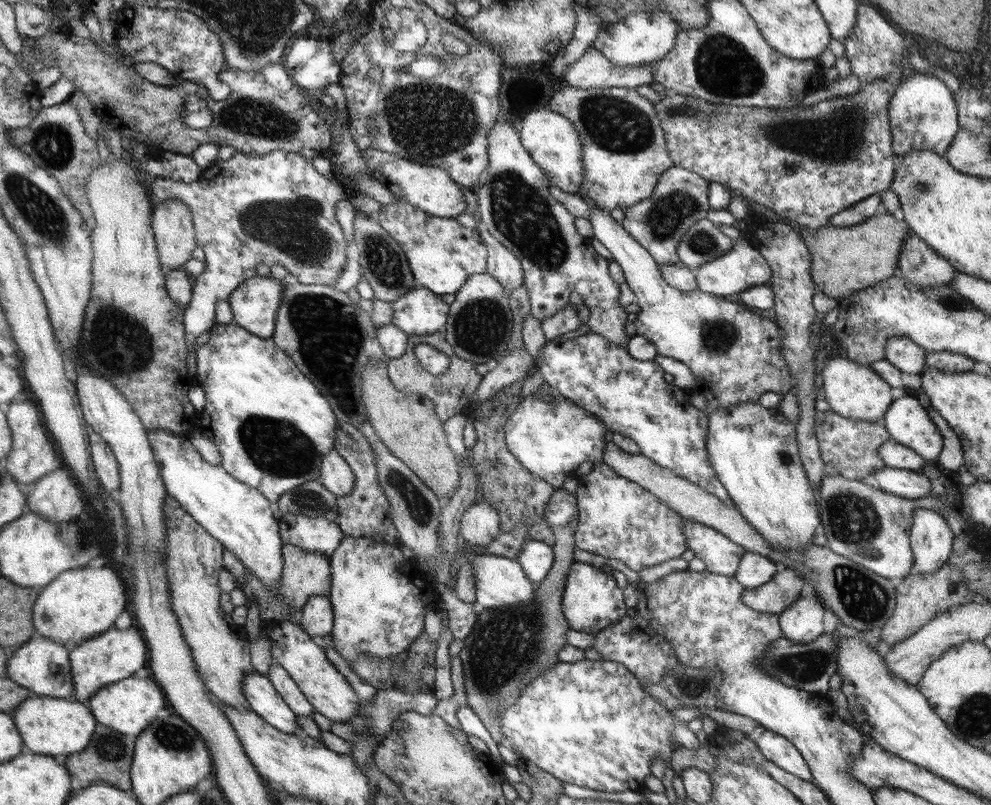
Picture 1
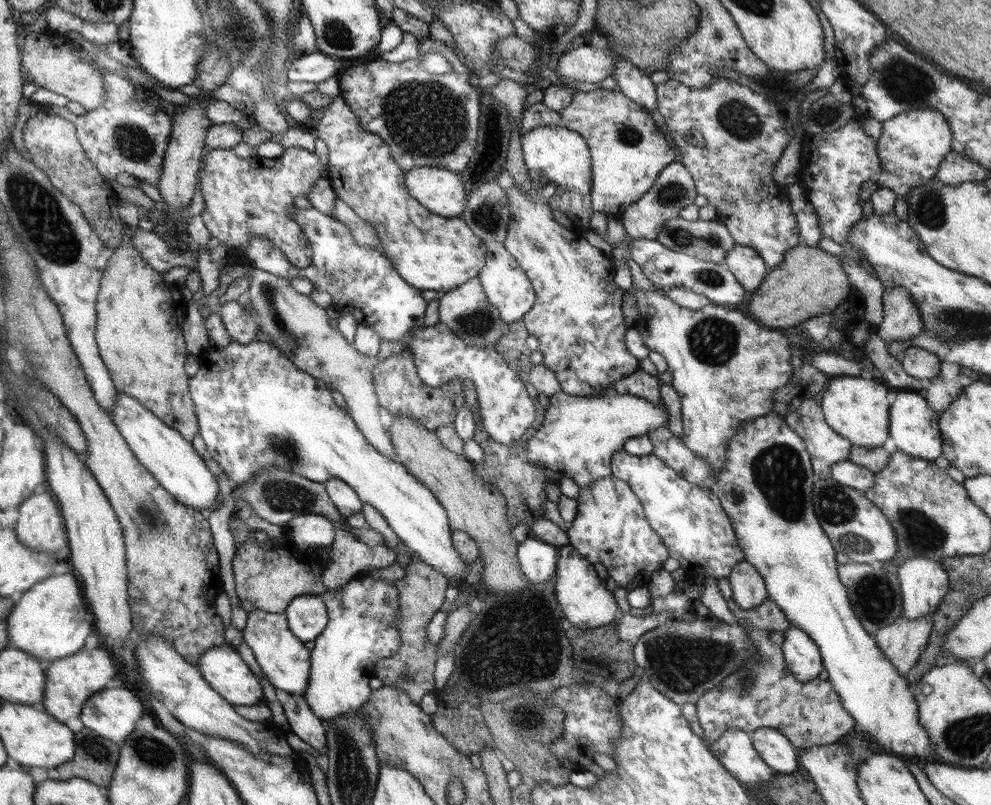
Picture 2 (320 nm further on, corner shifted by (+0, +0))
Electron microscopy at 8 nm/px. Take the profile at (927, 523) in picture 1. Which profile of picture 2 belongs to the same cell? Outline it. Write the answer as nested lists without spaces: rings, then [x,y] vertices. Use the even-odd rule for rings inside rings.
[[[908,559],[900,563],[895,576],[900,583],[903,617],[908,620],[934,613],[948,593],[948,573],[930,559]]]

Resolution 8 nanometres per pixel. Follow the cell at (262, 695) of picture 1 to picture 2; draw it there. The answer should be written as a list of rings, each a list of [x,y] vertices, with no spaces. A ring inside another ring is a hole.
[[[213,646],[202,654],[197,665],[200,675],[232,705],[254,706],[264,701],[259,679],[236,649]]]

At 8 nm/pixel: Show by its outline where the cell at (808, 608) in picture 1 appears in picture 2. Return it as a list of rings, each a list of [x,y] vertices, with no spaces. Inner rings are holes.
[[[790,625],[785,632],[781,651],[786,669],[798,682],[808,682],[819,678],[824,670],[821,652],[815,642],[803,630]]]

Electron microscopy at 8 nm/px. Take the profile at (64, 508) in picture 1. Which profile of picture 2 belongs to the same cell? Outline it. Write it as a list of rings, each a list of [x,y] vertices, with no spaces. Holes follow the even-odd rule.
[[[37,492],[18,507],[18,512],[15,532],[24,547],[48,553],[66,546],[66,523],[56,498]]]

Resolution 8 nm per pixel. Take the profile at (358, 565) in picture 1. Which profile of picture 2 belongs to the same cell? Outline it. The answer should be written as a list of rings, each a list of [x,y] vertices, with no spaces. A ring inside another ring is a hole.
[[[355,578],[346,586],[341,586],[338,590],[328,590],[320,597],[327,606],[330,621],[323,633],[316,637],[315,646],[311,652],[311,681],[302,695],[312,712],[320,720],[327,722],[335,720],[341,714],[348,714],[361,708],[373,691],[368,684],[372,673],[376,670],[376,663],[399,652],[402,646],[402,638],[397,629],[400,598],[394,582],[356,580]]]

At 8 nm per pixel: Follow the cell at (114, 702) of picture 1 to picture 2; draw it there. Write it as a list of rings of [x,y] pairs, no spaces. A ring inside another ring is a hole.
[[[110,688],[93,694],[84,703],[80,720],[98,736],[120,742],[130,736],[144,714],[138,696],[126,688]]]

